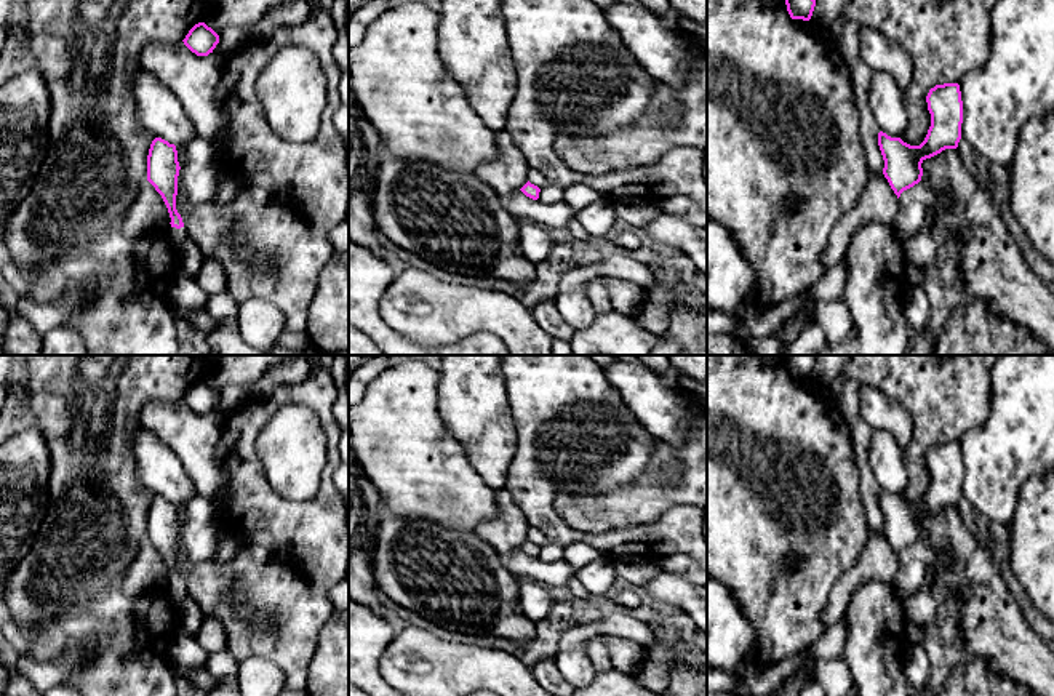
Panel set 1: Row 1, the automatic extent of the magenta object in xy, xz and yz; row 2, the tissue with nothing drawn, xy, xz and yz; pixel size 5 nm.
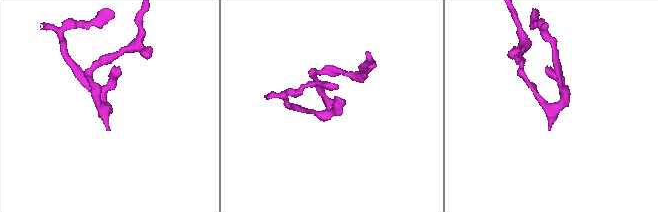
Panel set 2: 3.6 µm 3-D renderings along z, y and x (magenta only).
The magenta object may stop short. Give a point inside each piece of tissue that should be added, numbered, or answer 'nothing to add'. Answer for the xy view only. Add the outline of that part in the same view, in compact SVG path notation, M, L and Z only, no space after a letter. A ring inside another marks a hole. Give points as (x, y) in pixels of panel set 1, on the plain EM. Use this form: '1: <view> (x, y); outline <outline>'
1: xy (176, 594); outline M181 574L181 576L182 576L184 584L181 587L176 587L176 586L170 587L170 600L173 606L179 606L181 602L189 595L187 594L187 576L186 574Z

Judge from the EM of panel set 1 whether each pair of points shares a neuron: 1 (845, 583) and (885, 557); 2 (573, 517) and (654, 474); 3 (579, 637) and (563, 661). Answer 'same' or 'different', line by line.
1: same
2: same
3: different

